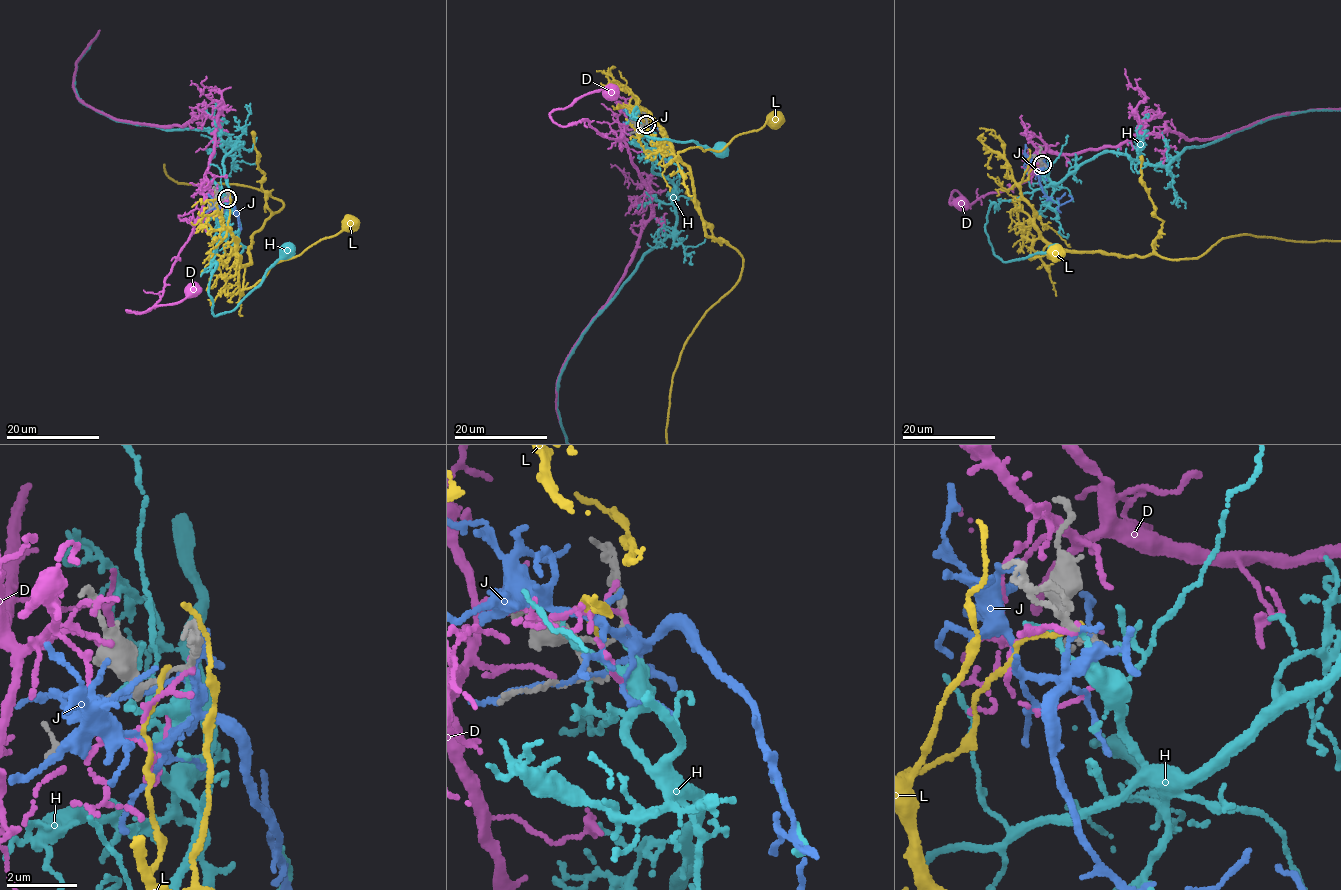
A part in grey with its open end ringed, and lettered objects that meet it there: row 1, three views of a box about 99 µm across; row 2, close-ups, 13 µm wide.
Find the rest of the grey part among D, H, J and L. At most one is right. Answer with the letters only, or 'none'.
H

